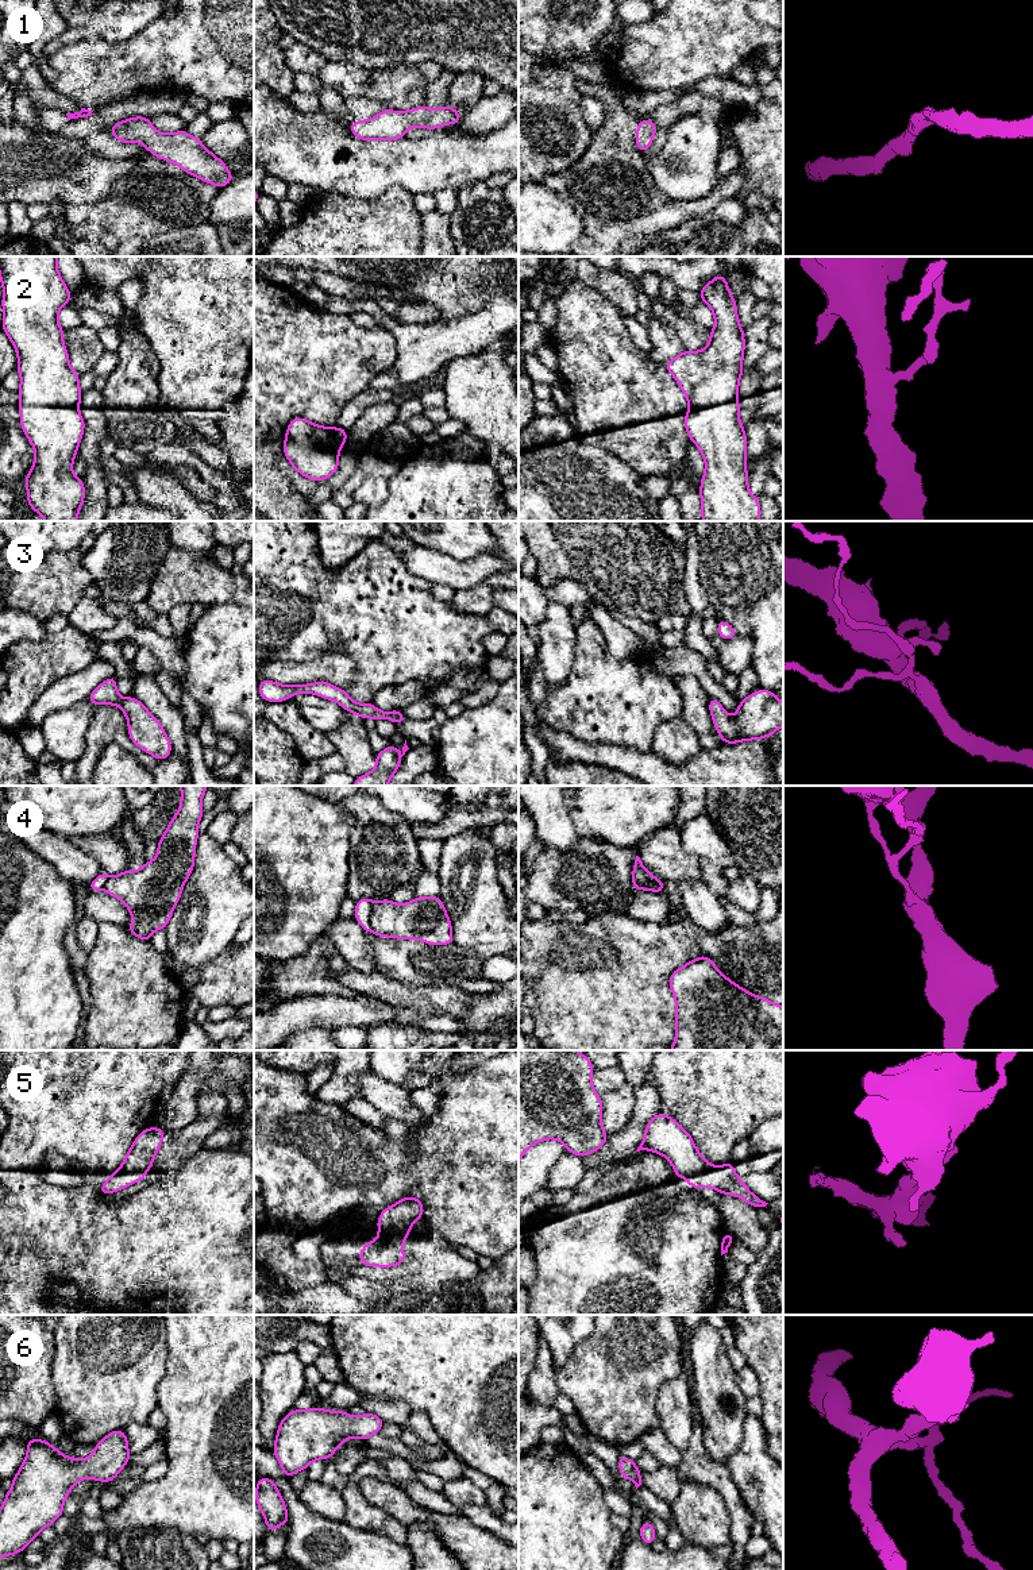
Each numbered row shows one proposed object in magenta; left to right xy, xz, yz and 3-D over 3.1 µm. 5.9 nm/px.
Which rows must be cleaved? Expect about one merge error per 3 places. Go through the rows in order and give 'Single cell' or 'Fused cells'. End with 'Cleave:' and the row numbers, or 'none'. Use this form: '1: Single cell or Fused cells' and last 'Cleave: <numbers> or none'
1: Single cell
2: Single cell
3: Single cell
4: Fused cells
5: Single cell
6: Single cell
Cleave: 4

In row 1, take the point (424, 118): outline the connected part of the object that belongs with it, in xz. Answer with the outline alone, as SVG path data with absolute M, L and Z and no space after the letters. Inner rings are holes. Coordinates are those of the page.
M450 104L438 109L421 105L409 111L383 109L371 119L352 121L350 130L361 140L397 140L410 127L436 130L460 120L459 111Z

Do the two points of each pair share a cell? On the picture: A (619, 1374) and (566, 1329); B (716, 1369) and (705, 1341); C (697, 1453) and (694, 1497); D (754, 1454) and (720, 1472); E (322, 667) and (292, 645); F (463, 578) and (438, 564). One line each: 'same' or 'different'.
A: different
B: same
C: different
D: different
E: different
F: same

